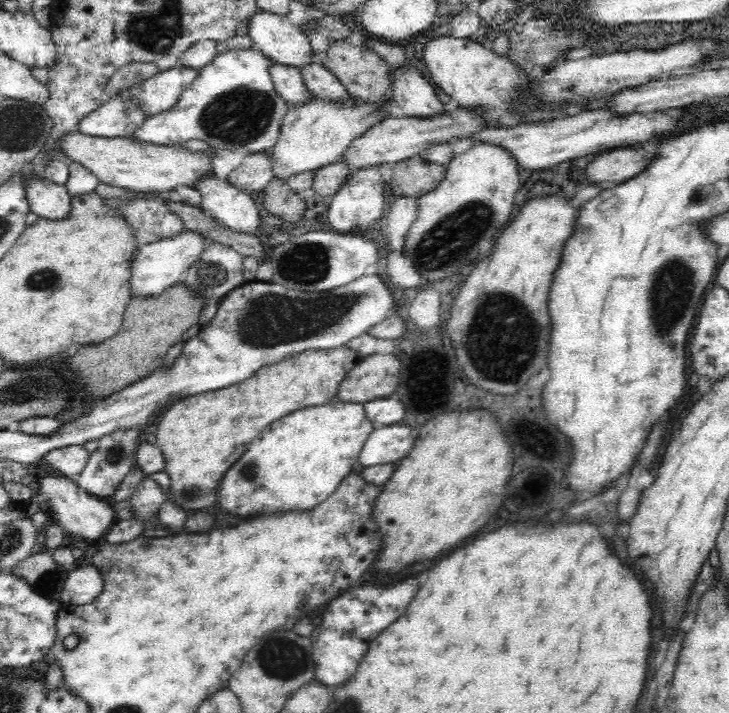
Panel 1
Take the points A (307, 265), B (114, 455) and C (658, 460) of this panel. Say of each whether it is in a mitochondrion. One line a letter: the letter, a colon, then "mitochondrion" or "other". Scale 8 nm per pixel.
A: mitochondrion
B: mitochondrion
C: other

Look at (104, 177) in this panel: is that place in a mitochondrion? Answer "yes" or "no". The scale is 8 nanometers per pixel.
no

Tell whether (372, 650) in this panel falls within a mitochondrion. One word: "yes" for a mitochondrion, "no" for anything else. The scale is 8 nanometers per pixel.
no

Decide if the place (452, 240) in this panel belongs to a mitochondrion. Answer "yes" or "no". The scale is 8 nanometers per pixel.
yes

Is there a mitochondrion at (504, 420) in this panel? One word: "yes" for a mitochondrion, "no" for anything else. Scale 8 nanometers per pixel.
no

